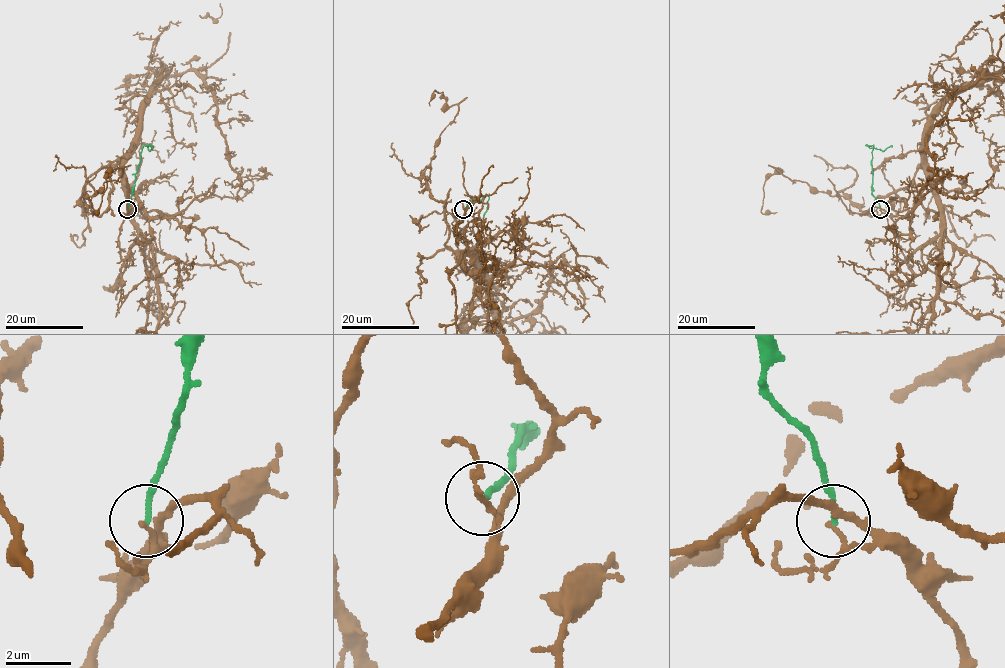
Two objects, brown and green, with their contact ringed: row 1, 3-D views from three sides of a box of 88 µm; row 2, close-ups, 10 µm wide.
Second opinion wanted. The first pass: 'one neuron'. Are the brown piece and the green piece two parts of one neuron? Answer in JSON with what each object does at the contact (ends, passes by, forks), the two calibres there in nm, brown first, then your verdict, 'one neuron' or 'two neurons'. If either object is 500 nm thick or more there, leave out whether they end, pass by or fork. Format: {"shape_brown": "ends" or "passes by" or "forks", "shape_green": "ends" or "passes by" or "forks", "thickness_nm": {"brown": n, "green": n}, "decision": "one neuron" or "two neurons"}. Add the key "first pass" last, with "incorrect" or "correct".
{"shape_brown": "passes by", "shape_green": "ends", "thickness_nm": {"brown": 100, "green": 160}, "decision": "two neurons", "first pass": "incorrect"}

